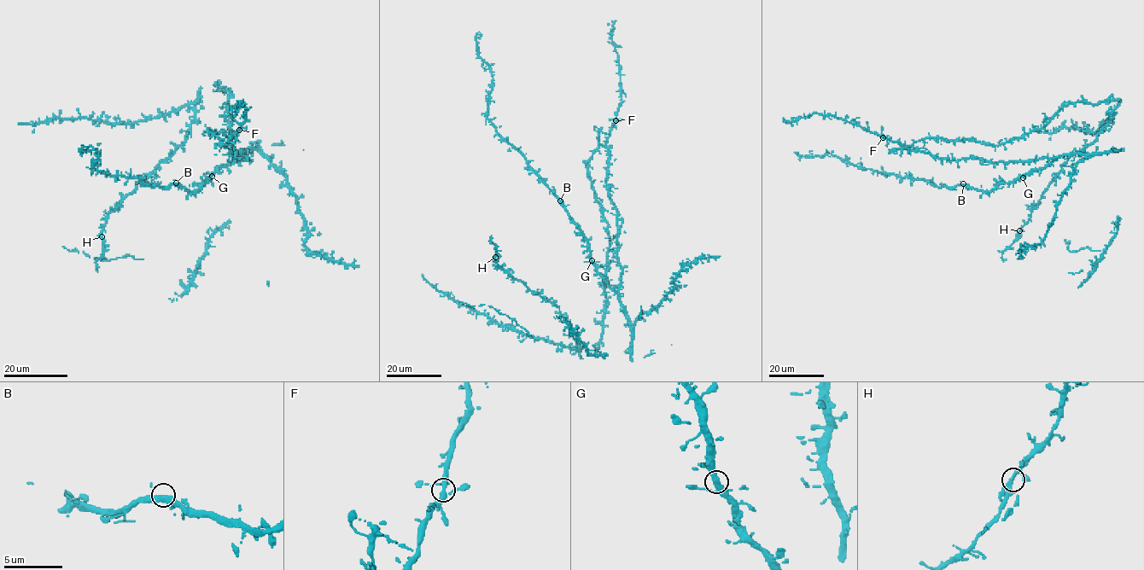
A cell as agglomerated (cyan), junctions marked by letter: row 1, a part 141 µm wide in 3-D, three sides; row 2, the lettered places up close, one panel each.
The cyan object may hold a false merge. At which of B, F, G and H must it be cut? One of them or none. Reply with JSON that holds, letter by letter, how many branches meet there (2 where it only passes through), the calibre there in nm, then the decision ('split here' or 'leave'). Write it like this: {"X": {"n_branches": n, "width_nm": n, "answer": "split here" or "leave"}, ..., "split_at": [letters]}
{"B": {"n_branches": 3, "width_nm": 320, "answer": "leave"}, "F": {"n_branches": 3, "width_nm": 320, "answer": "leave"}, "G": {"n_branches": 3, "width_nm": 340, "answer": "leave"}, "H": {"n_branches": 3, "width_nm": 320, "answer": "leave"}, "split_at": []}

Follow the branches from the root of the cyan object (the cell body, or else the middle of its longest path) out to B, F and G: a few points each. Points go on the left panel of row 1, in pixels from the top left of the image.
B: (225, 134), (207, 130), (232, 145), (230, 155), (246, 155), (242, 154), (218, 167), (196, 191), (176, 183)
F: (225, 134), (224, 131), (207, 130), (219, 140), (228, 142), (240, 130)
G: (225, 134), (207, 130), (232, 145), (230, 155), (246, 155), (242, 154), (219, 165), (212, 176)

